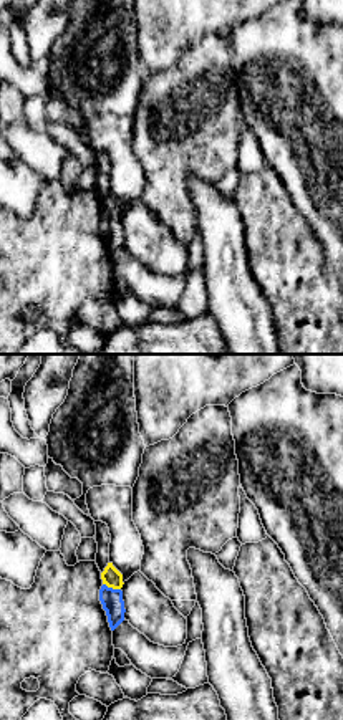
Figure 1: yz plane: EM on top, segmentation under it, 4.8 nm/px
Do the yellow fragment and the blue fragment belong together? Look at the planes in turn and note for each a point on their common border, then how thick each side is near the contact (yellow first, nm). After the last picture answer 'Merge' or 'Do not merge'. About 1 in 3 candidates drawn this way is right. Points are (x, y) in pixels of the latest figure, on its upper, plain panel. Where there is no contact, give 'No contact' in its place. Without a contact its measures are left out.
Touches yellow at (111, 216). Thickness 90 nm (yellow) against 110 nm

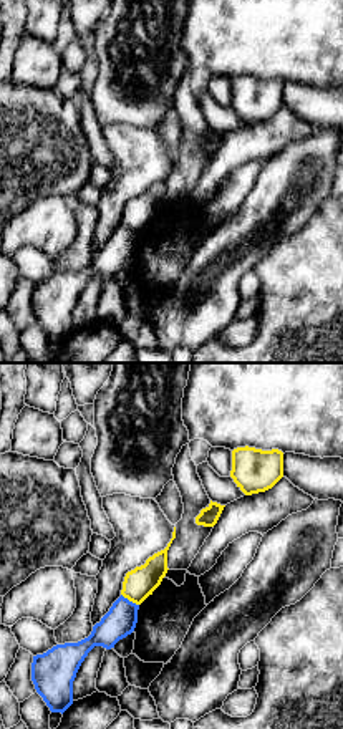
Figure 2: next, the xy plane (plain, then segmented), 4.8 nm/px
Touches yellow at (130, 229). Thickness 150 nm (yellow) against 150 nm

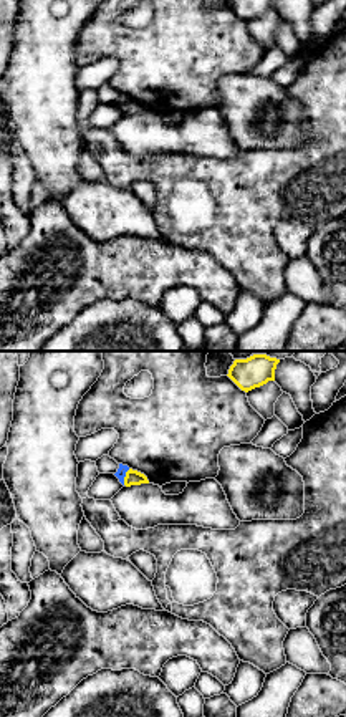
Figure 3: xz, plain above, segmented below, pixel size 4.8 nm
Touches yellow at (124, 106). Thickness 80 nm (yellow) against 50 nm

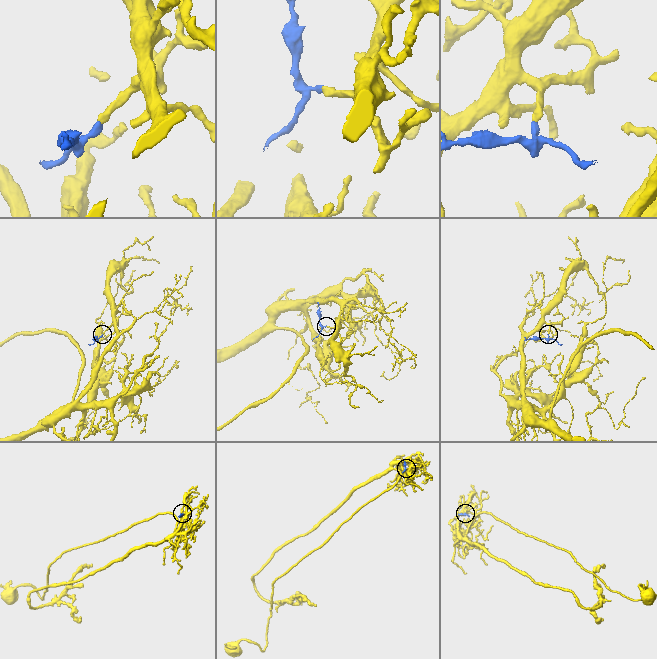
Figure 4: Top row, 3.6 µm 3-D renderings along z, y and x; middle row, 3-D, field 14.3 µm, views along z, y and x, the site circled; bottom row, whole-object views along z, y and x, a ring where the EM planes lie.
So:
Do not merge

